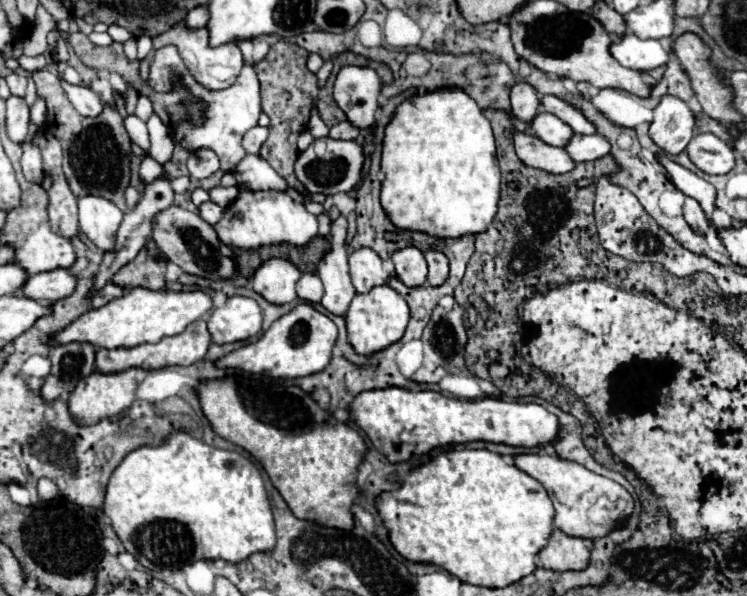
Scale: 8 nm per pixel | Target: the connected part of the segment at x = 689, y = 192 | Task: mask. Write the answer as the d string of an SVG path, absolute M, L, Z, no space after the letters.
M660 152L656 158L658 158L658 162L664 166L664 170L666 170L666 174L668 174L668 180L670 180L682 194L698 200L698 204L702 206L708 222L712 224L712 212L714 212L714 208L716 208L716 188L714 188L710 182L706 182L706 180L702 180L700 176L696 176L694 172L690 172L690 170L686 170L684 166L676 164L674 160L670 160L664 152Z

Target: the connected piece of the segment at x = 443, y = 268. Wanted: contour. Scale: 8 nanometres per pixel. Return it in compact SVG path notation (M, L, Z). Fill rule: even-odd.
M428 250L424 256L426 256L426 262L428 262L426 284L430 284L430 286L444 284L446 278L448 278L448 258L442 252L436 252L436 250Z

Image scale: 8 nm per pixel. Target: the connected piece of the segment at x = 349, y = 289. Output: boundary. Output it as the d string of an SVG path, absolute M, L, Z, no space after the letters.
M338 216L332 222L332 252L320 260L318 272L324 284L322 306L334 316L346 316L356 290L348 274L348 250L346 250L346 218Z

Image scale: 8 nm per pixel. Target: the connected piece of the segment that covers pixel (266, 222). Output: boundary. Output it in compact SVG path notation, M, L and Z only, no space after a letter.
M240 192L238 198L224 210L224 218L214 226L218 238L238 250L258 250L270 244L292 244L304 248L318 234L318 218L310 214L304 204L292 200L286 192Z

